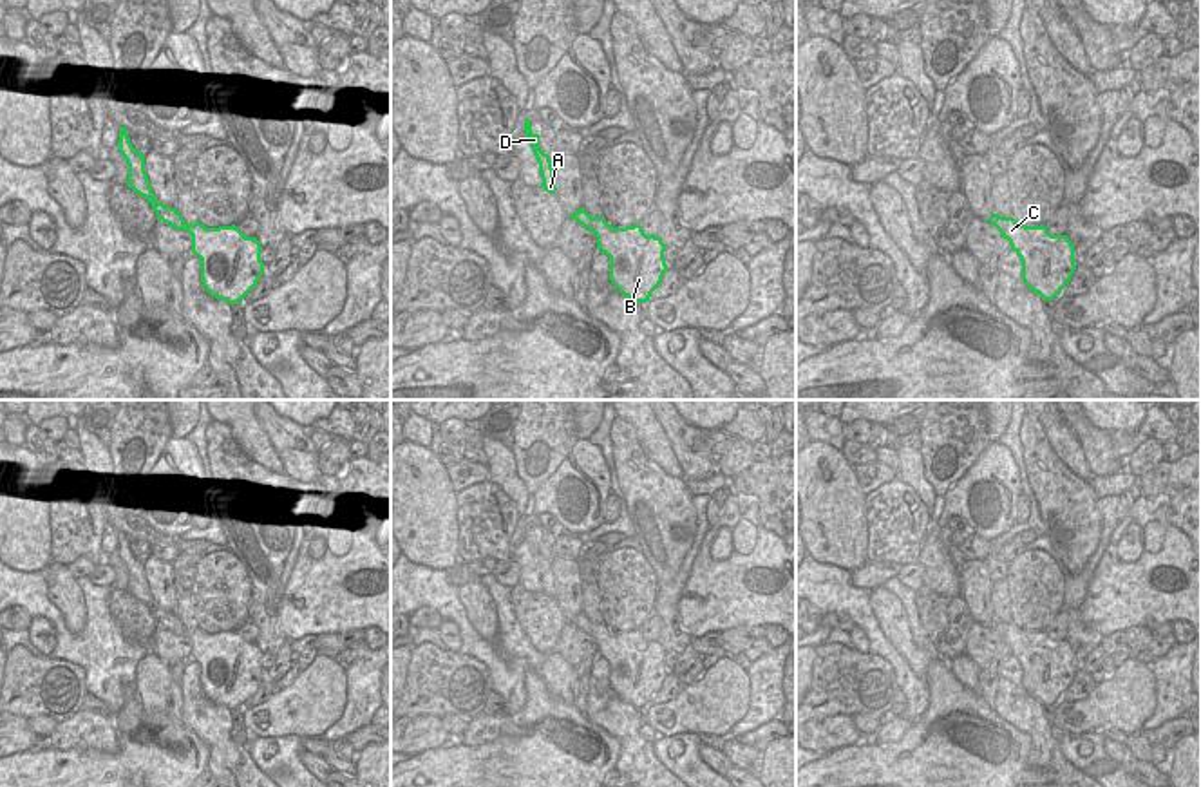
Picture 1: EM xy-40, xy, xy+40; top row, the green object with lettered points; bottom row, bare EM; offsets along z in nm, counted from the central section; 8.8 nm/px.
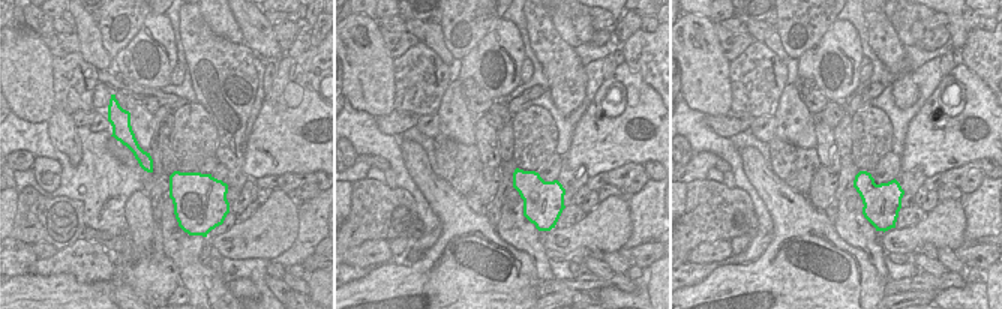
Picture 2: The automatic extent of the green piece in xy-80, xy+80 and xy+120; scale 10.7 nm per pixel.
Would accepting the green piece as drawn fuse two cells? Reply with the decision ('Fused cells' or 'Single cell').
Single cell.

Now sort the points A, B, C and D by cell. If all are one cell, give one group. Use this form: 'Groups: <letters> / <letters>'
Groups: A B C D.

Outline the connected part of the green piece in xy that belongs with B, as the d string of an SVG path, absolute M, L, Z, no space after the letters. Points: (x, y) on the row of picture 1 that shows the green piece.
M582 208L568 217L595 233L599 251L610 257L611 284L637 304L649 302L669 270L662 239L646 235L640 224L613 228L604 217L591 217Z

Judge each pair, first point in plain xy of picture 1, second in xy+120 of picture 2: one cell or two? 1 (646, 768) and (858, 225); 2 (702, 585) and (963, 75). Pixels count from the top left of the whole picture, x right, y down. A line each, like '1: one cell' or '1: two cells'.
1: one cell
2: one cell

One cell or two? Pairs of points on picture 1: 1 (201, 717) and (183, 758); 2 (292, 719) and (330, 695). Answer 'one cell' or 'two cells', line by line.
1: two cells
2: one cell

